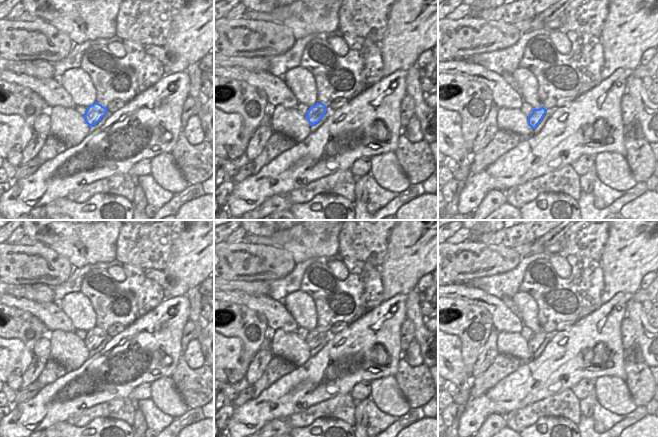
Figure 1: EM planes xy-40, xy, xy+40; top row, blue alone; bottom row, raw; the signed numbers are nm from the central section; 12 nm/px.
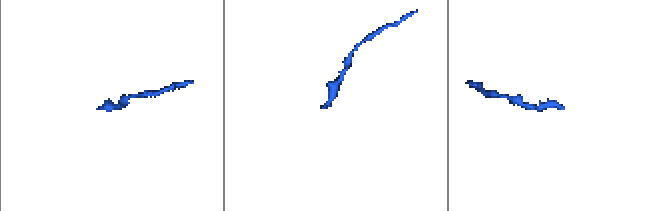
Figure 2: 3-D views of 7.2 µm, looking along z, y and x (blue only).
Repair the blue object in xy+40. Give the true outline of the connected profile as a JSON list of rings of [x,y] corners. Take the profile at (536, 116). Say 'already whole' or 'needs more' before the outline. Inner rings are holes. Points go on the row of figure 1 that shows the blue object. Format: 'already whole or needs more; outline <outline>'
already whole; outline [[[543,106],[539,109],[533,109],[532,113],[528,117],[528,125],[532,129],[535,129],[540,121],[543,119],[546,112],[547,110]]]

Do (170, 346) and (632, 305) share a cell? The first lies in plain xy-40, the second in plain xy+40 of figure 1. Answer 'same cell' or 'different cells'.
different cells

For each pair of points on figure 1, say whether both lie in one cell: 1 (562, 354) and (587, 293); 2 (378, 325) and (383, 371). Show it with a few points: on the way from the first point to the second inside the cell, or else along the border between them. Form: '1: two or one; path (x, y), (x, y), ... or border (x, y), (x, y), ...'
1: two; border (596, 309), (573, 324)
2: one; path (389, 337), (391, 342), (391, 360)

